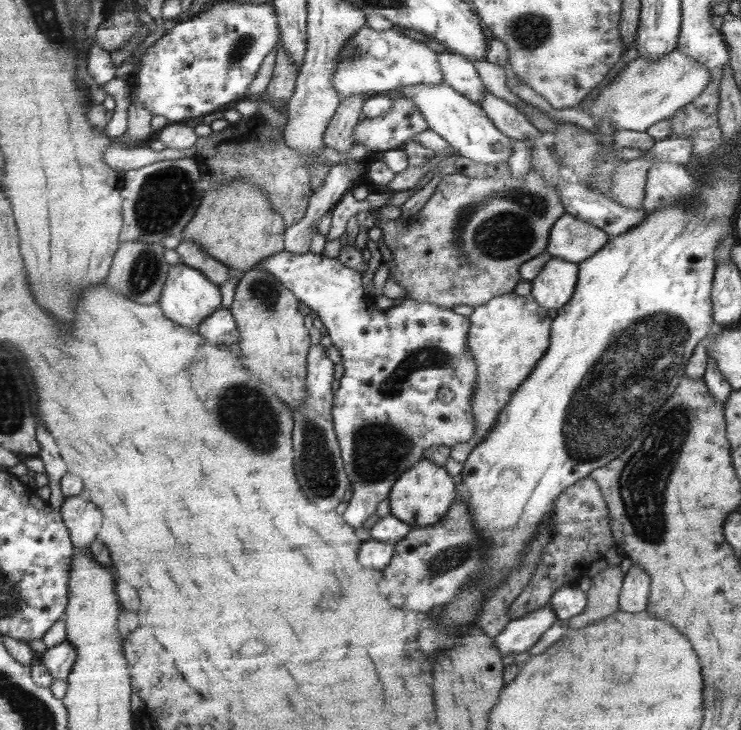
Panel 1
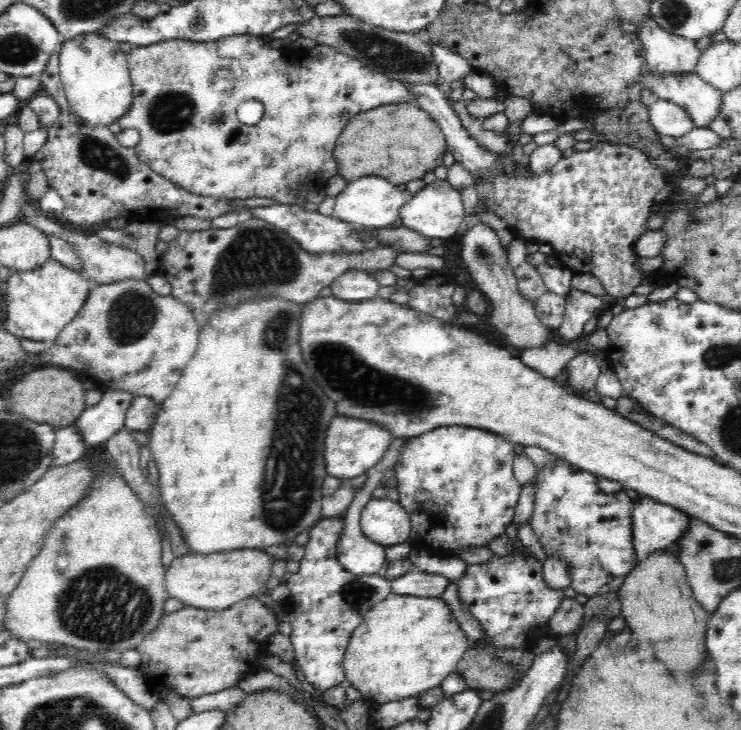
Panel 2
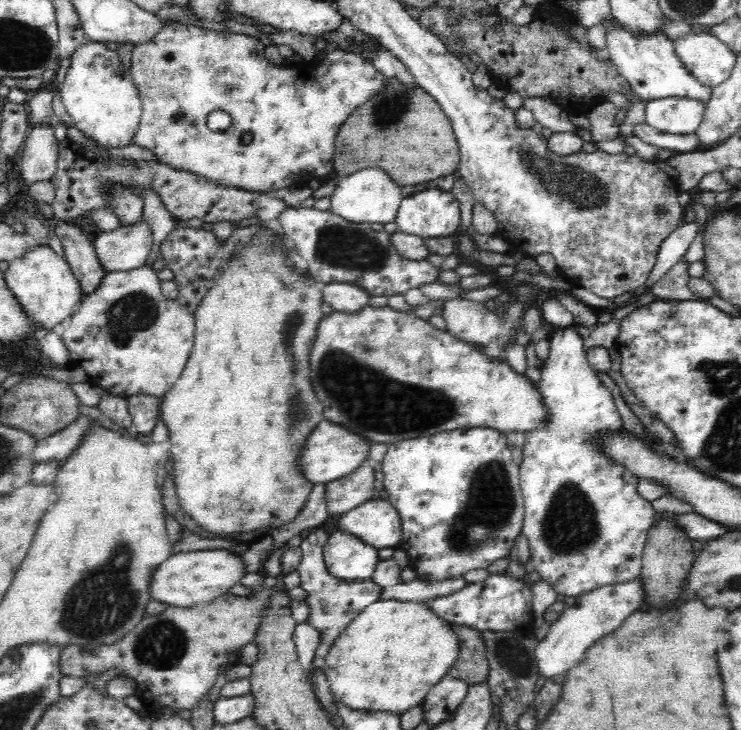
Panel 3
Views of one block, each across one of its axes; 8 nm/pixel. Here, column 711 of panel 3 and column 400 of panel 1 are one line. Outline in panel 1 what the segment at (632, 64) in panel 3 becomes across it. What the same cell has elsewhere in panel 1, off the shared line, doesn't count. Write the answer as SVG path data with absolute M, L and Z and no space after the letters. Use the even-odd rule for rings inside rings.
M418 84L400 88L399 92L423 116L423 120L427 122L427 129L431 129L437 136L446 140L449 147L461 157L489 166L501 161L507 162L507 157L513 153L510 137L495 128L494 123L478 104L467 99L462 93L455 92L448 84Z

